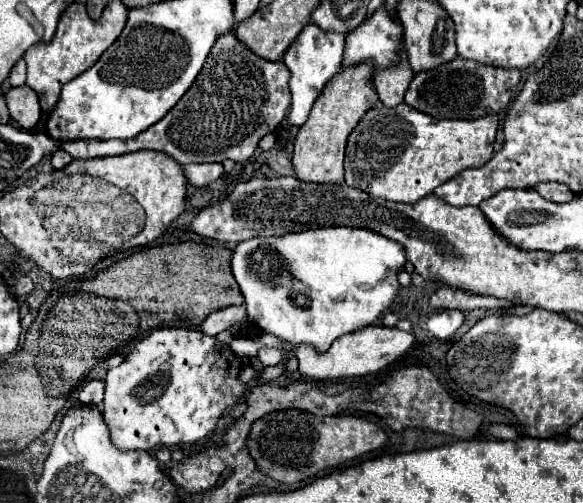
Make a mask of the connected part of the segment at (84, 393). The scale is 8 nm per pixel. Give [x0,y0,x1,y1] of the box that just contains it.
[78,379,104,405]

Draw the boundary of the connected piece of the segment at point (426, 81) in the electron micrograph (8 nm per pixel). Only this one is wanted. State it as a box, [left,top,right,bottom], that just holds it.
[406,57,518,119]

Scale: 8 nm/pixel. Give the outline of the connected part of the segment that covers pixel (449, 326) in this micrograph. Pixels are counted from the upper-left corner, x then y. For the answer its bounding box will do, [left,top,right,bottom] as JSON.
[428,309,466,339]

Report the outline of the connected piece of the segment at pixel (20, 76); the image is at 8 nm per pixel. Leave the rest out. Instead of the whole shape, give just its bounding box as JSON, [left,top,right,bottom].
[8,59,26,87]

